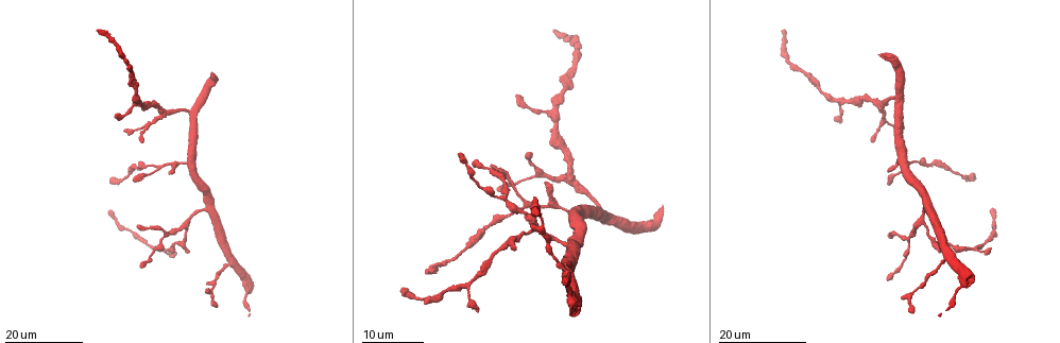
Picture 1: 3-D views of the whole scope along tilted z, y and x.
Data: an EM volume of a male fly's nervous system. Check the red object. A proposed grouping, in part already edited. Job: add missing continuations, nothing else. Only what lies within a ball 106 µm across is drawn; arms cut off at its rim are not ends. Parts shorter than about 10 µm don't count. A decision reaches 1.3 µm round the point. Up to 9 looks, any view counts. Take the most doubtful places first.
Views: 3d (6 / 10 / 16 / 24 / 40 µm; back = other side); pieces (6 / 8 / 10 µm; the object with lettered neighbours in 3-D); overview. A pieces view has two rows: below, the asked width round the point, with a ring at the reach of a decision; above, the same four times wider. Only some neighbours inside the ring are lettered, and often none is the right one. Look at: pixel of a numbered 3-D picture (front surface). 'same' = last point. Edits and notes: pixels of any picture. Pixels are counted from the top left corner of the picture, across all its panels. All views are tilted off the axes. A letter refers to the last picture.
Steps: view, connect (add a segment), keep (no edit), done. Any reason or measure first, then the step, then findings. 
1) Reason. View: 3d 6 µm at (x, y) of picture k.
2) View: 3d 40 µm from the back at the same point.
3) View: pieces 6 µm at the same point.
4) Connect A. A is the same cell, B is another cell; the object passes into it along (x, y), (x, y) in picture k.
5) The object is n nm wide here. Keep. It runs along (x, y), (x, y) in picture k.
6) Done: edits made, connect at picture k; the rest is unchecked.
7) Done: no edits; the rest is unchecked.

Long arm stops here. View: 3d 24 µm at (216, 306) of picture 1.

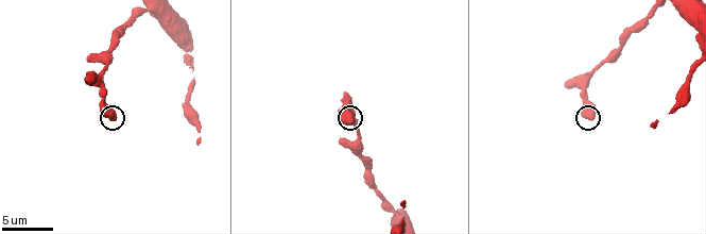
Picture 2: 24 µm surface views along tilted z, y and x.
View: 3d 10 µm at (114, 120) of picture 2.

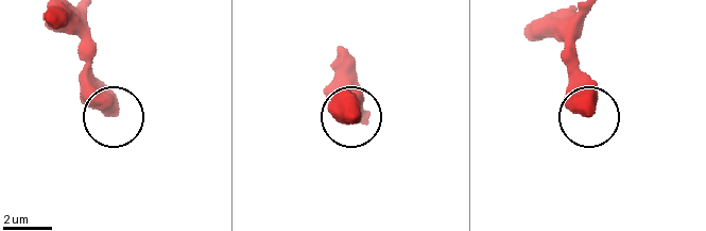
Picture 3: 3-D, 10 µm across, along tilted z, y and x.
View: pieces 10 µm at (354, 117) of picture 3.

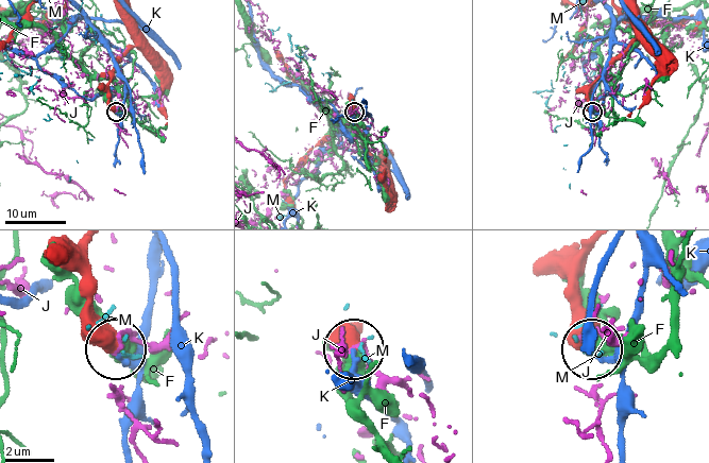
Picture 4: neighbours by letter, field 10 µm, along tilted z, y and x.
Keep. F, J, K and M are other cells; it runs along (87, 250), (90, 315), (114, 345) in picture 4; no lettered segment goes on from it.

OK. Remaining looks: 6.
View: 3d 16 µm at (498, 190) of picture 1.

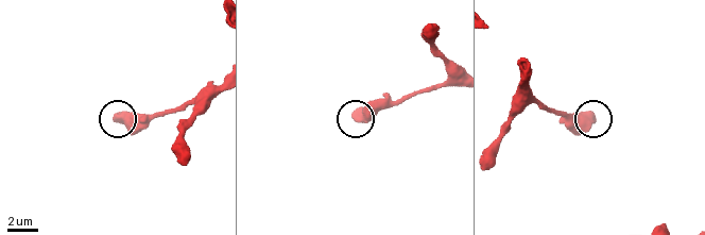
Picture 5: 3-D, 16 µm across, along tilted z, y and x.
View: pieces 10 µm at (116, 119) of picture 5.

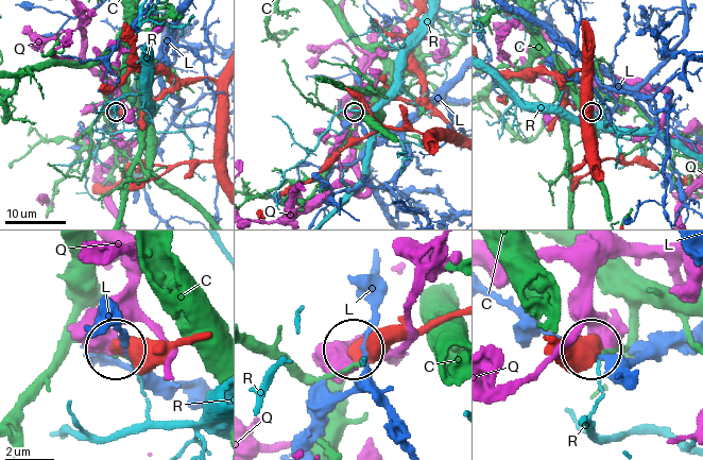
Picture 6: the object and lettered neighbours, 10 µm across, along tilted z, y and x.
The object is 610 nm wide here. Keep. C, L, Q and R are other cells; no lettered segment goes on from it.

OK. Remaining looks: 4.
Branch stops here. View: 3d 24 µm at (167, 172) of picture 1.

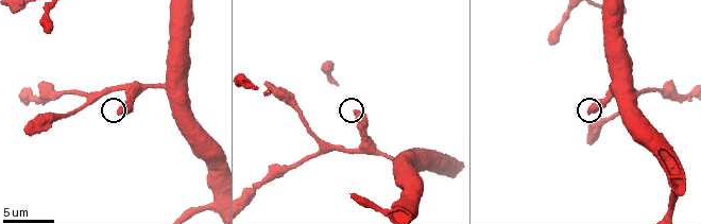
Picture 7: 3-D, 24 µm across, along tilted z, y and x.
View: pieces 10 µm at (356, 110) of picture 7.

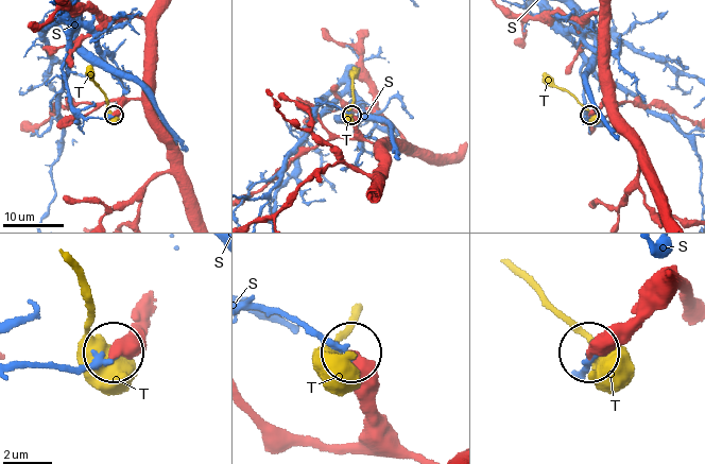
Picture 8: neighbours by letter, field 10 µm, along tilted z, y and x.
Keep. S and T are other cells; it runs along (665, 275), (631, 319), (607, 327), (591, 350) in picture 8; none of them fits.

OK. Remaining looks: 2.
Branch stops here. View: pieces 8 µm at (268, 84) of picture 7.

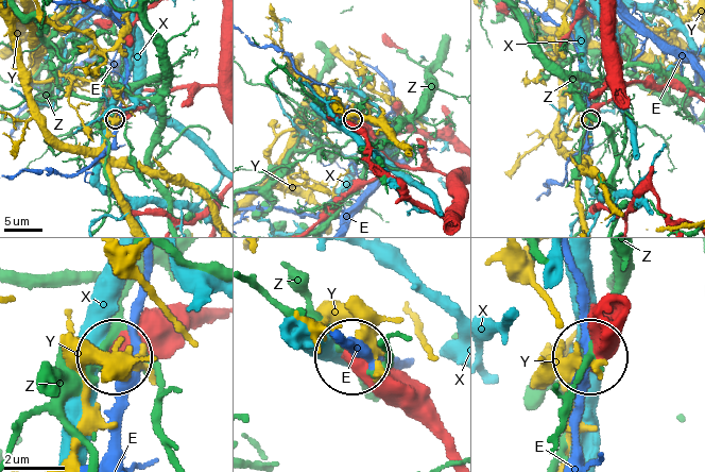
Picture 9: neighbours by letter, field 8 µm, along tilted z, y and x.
Keep. E, X, Y and Z are other cells; it runs along (450, 452), (357, 360) in picture 9; none of them fits.

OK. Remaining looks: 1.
Done: no edits; the rest is unchecked.

